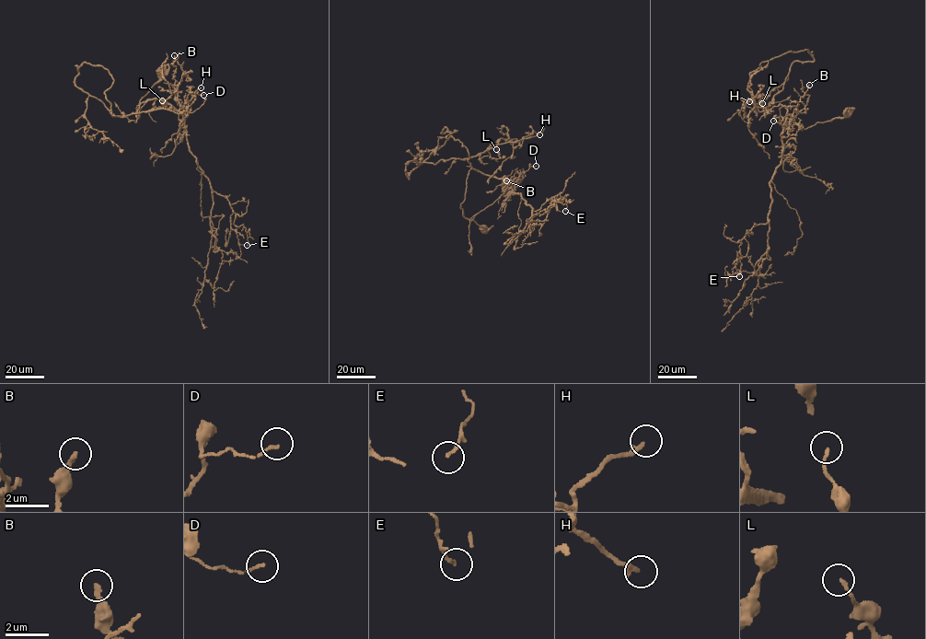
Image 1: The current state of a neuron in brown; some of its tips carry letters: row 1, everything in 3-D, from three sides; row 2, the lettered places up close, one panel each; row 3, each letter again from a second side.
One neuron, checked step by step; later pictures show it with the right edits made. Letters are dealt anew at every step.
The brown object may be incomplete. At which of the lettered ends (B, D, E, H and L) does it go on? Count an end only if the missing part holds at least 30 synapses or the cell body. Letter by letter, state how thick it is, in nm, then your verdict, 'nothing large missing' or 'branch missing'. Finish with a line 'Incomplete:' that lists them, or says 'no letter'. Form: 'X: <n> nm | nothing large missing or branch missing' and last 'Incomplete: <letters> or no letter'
B: 220 nm | nothing large missing
D: 120 nm | nothing large missing
E: 130 nm | nothing large missing
H: 260 nm | branch missing
L: 140 nm | nothing large missing
Incomplete: H

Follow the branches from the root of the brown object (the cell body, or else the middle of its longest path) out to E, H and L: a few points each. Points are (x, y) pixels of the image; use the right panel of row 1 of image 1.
E: (849, 112), (804, 129), (780, 108), (787, 110), (781, 163), (770, 180), (769, 220), (741, 240), (739, 276)
H: (849, 112), (804, 129), (758, 110), (749, 74), (804, 49), (769, 108), (747, 118), (749, 101)
L: (849, 112), (804, 129), (758, 110), (749, 74), (804, 49), (762, 103)

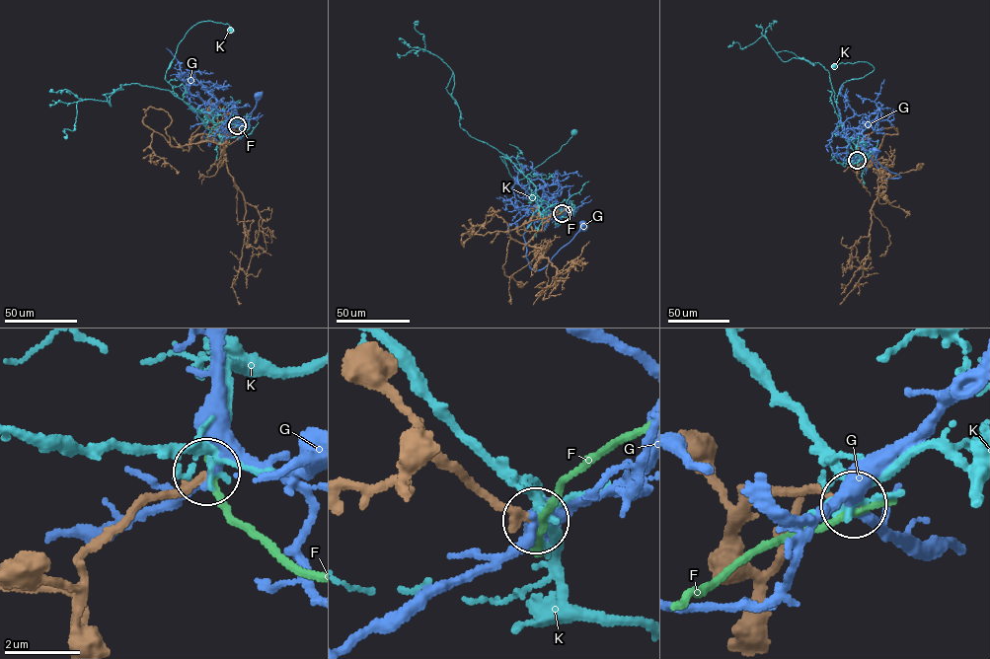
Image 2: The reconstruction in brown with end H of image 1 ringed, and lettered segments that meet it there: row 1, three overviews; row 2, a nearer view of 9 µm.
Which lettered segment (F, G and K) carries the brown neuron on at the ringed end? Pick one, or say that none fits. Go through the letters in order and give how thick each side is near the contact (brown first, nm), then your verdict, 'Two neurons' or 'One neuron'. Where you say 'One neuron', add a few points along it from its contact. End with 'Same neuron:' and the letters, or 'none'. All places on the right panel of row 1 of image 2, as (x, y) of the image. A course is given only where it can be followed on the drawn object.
F: Thickness 260 nm (brown) against 170 nm. Two neurons
G: Thickness 280 nm (brown) against 260 nm. Two neurons
K: Thickness 260 nm (brown) against 180 nm. Two neurons
Same neuron: none

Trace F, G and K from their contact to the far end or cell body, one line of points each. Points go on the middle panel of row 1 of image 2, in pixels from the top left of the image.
F: (562, 213), (573, 207)
G: (562, 213), (560, 207), (548, 206), (542, 199), (538, 203), (523, 234), (530, 267), (542, 268), (584, 225)
K: (562, 213), (541, 199), (535, 186), (511, 160), (499, 157), (510, 177), (519, 180), (559, 151), (574, 132)

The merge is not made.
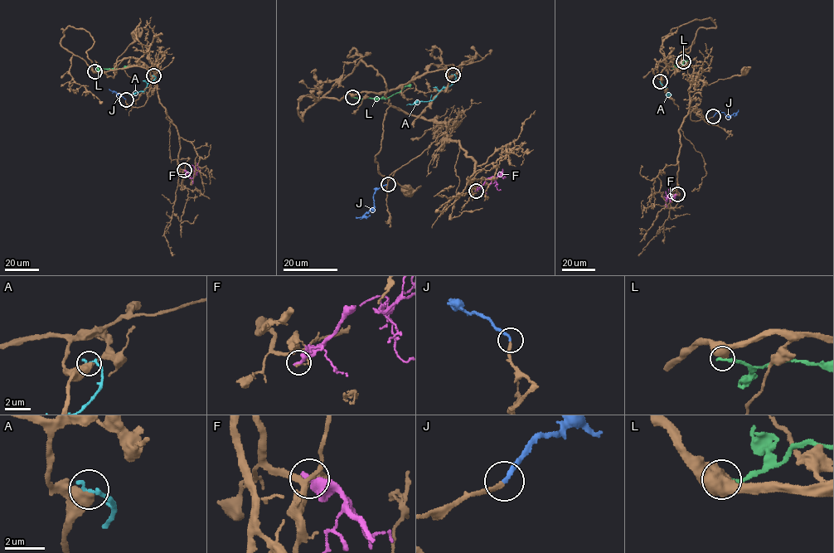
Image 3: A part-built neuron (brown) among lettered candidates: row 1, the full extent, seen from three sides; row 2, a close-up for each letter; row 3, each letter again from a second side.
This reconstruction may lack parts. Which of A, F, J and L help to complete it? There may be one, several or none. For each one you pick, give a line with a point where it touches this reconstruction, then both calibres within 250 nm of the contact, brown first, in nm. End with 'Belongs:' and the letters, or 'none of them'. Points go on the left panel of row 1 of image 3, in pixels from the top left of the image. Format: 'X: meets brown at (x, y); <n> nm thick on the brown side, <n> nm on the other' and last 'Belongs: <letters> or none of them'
J: meets brown at (126, 99); 190 nm thick on the brown side, 220 nm on the other
Belongs: J

